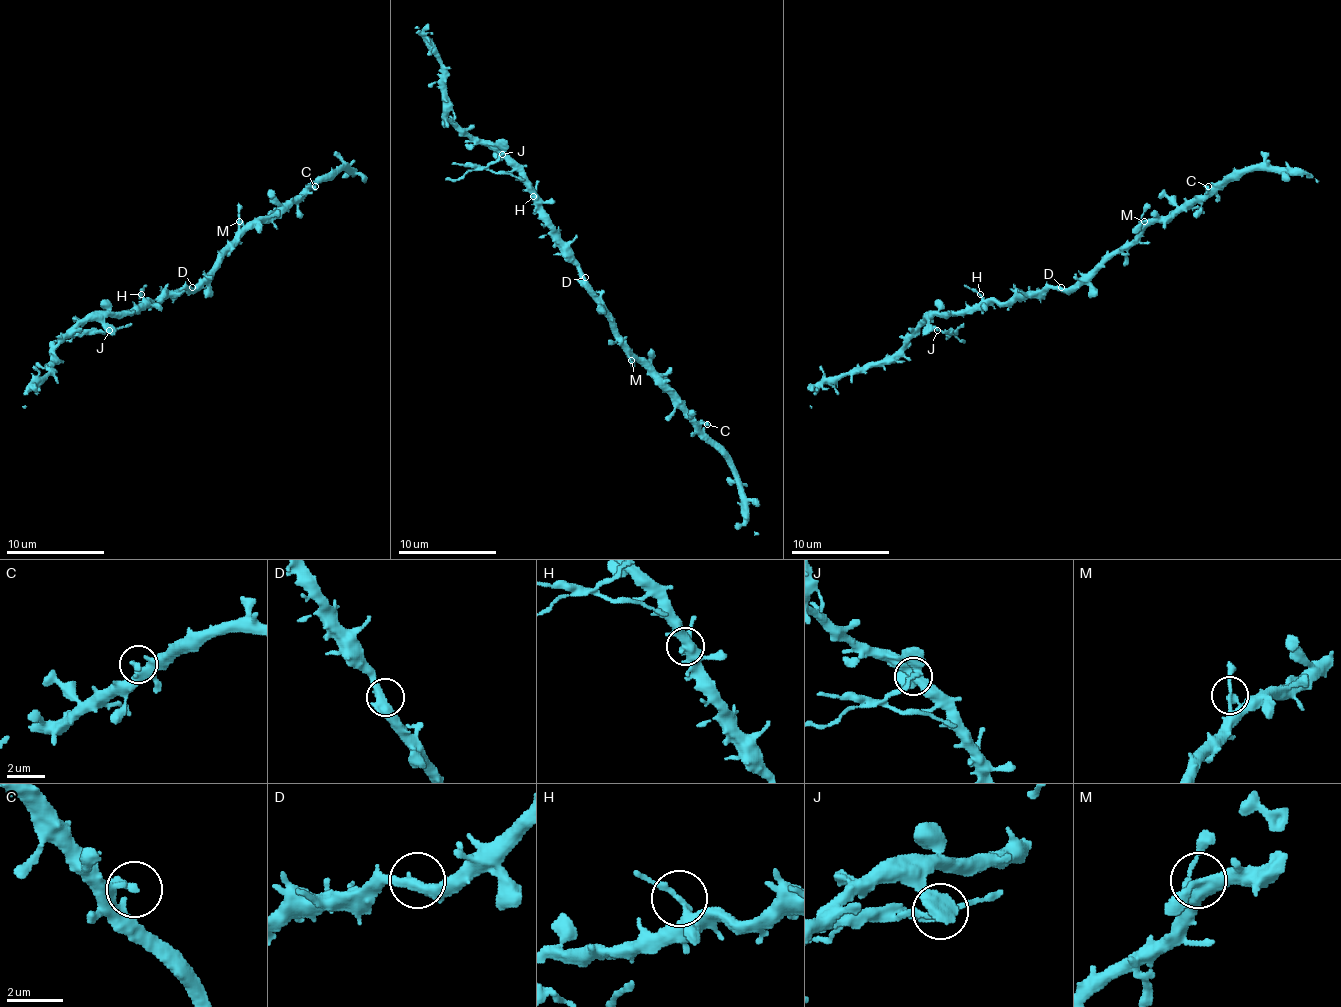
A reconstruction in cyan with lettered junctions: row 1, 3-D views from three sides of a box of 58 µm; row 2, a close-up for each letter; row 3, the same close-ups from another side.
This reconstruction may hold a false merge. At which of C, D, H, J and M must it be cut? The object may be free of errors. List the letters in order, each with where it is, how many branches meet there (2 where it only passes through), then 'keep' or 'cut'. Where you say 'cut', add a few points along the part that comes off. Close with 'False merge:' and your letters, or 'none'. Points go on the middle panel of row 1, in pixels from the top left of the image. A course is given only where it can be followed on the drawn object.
C: at (707, 424); 1 branches meet; keep
D: at (585, 277); 2 branches meet; keep
H: at (533, 196); 2 branches meet; keep
J: at (502, 154); 2 branches meet; cut; foreign part runs (501, 154), (484, 167), (472, 167), (462, 177), (445, 179)
M: at (631, 360); 2 branches meet; keep
False merge: J

